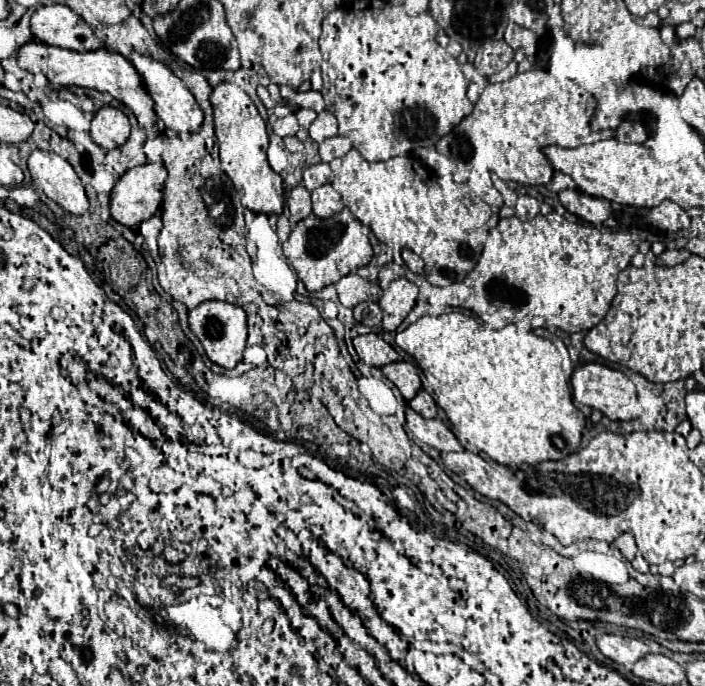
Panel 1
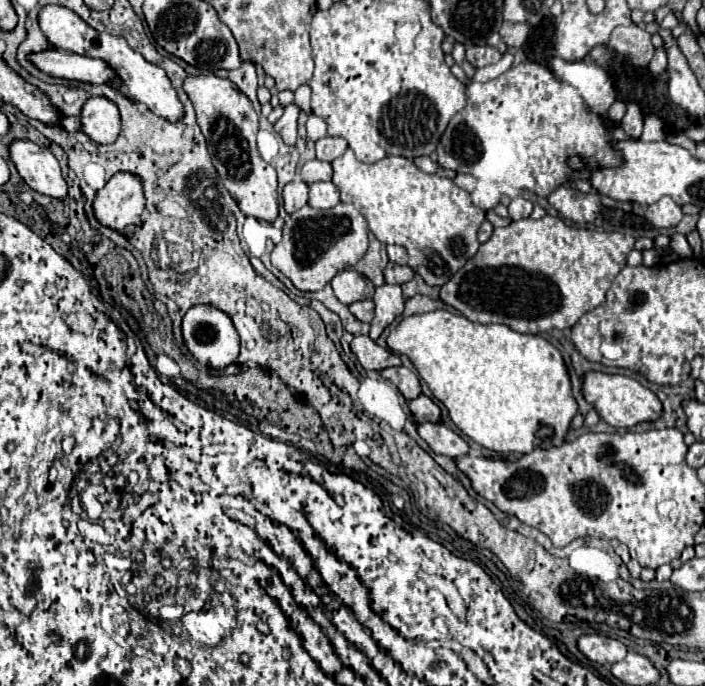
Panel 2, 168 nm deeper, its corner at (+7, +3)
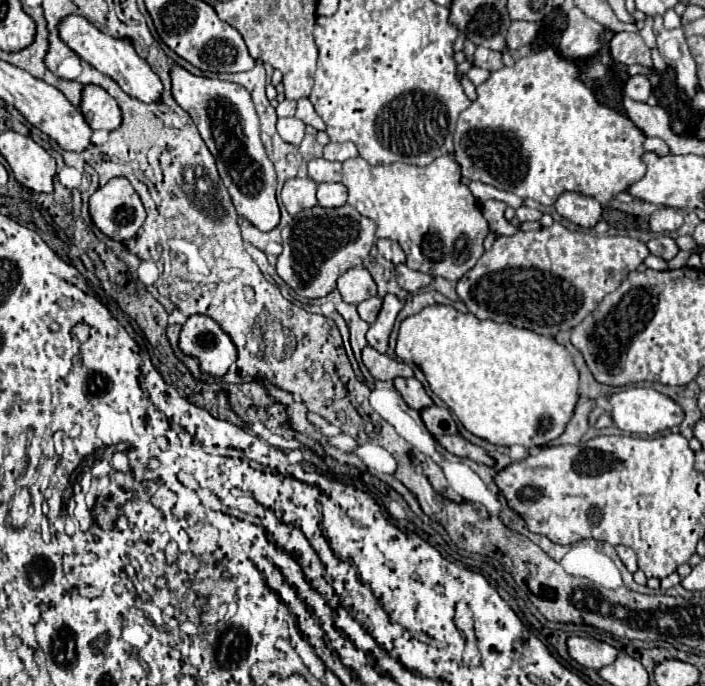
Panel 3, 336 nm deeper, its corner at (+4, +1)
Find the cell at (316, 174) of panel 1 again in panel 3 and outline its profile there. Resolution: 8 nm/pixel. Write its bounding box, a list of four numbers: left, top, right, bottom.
[308,158,342,182]

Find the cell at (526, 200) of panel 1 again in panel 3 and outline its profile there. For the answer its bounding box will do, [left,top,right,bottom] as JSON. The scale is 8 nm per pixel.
[516,206,542,222]

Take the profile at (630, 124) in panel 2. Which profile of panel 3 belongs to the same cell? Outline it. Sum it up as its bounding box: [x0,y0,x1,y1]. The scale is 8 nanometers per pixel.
[624,74,652,102]

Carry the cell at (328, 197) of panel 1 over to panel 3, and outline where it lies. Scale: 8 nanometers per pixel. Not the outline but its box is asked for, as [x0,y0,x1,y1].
[318,184,346,208]

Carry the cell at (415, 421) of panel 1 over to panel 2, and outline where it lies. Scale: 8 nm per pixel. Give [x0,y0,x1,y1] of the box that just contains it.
[417,422,469,458]

